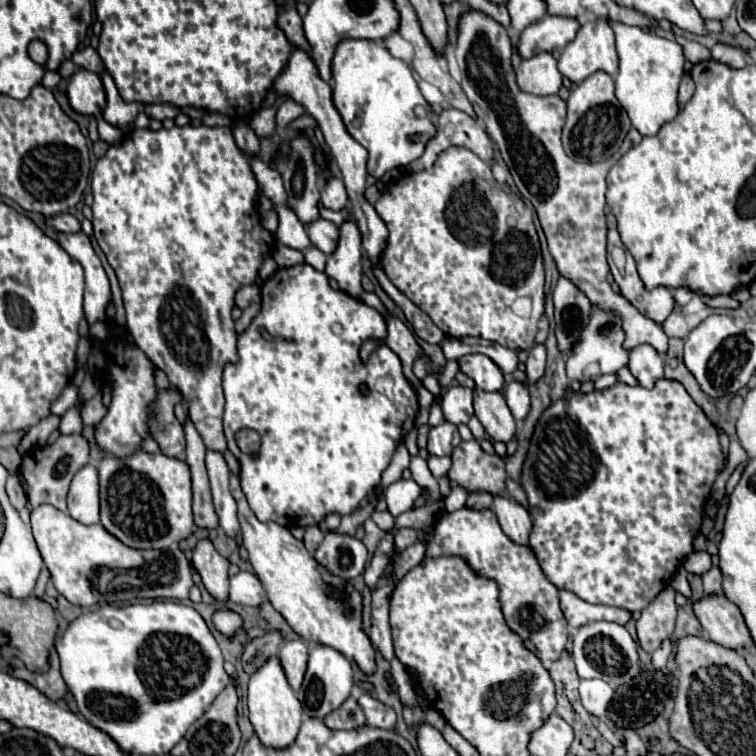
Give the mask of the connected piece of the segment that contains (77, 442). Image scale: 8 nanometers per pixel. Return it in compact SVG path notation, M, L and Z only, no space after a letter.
M81 434L59 436L51 446L43 446L43 448L23 456L21 478L25 484L29 504L33 508L37 508L39 504L51 504L57 510L65 510L65 498L67 498L71 478L85 464L89 464L89 442Z

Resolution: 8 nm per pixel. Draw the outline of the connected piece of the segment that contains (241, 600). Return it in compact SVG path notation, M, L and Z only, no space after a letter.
M239 572L237 576L231 578L231 588L229 588L229 600L235 604L245 604L245 606L259 606L267 600L267 594L259 582L259 578L251 572Z

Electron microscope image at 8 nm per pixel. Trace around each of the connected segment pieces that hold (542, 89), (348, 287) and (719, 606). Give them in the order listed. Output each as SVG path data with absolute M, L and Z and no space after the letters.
M539 52L531 58L523 58L517 68L517 84L521 90L537 96L557 94L563 76L557 70L557 60L551 52Z
M347 220L339 226L341 238L337 250L327 256L327 270L329 278L335 278L339 288L349 296L359 298L363 294L361 288L361 234L355 220Z
M705 596L693 608L703 630L715 644L731 650L751 644L751 634L739 608L725 596Z

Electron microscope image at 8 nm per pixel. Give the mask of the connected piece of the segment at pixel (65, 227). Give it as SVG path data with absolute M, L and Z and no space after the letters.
M59 214L59 216L51 216L49 224L59 230L59 232L81 232L81 224L75 216L71 214Z

